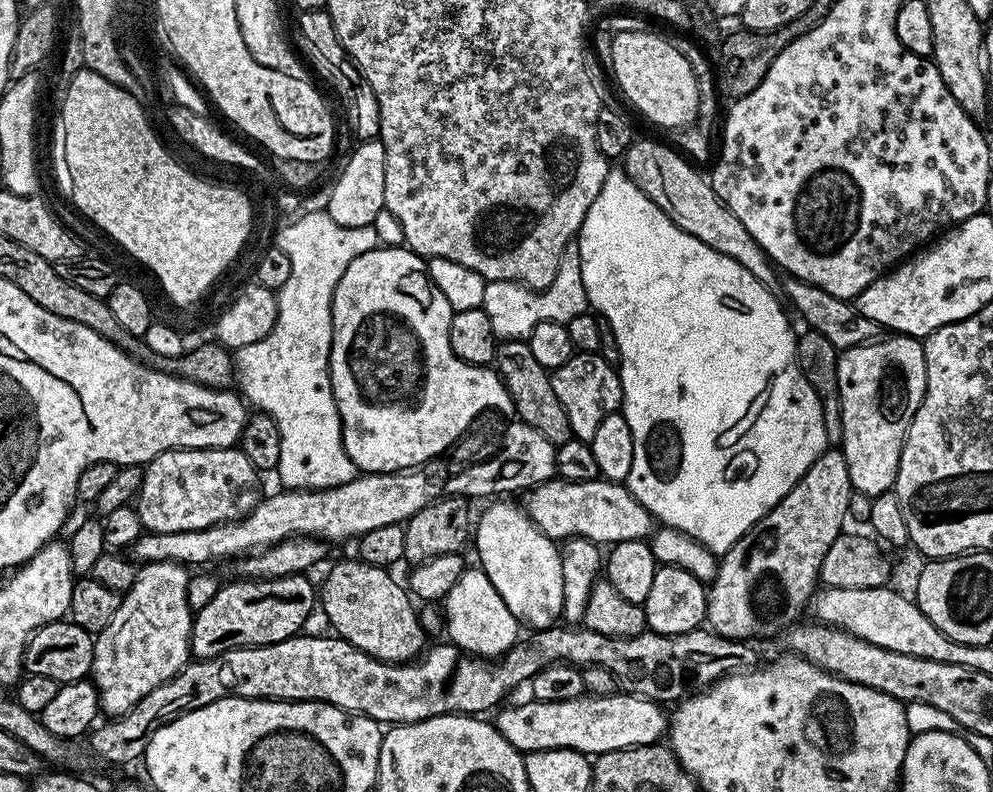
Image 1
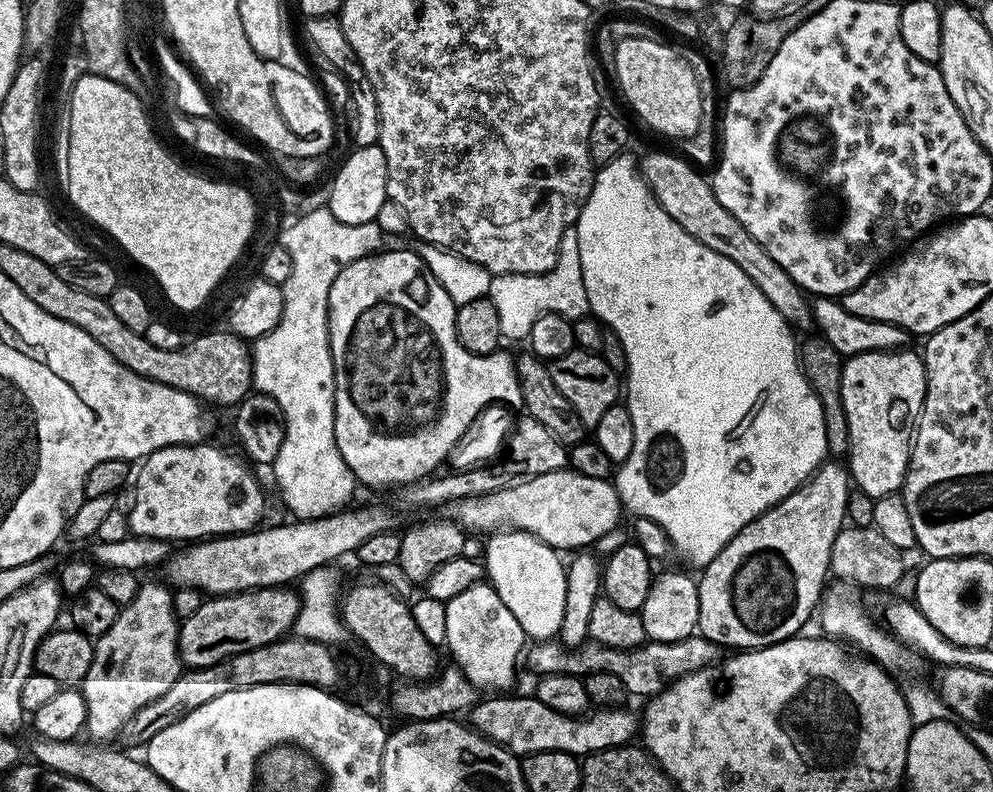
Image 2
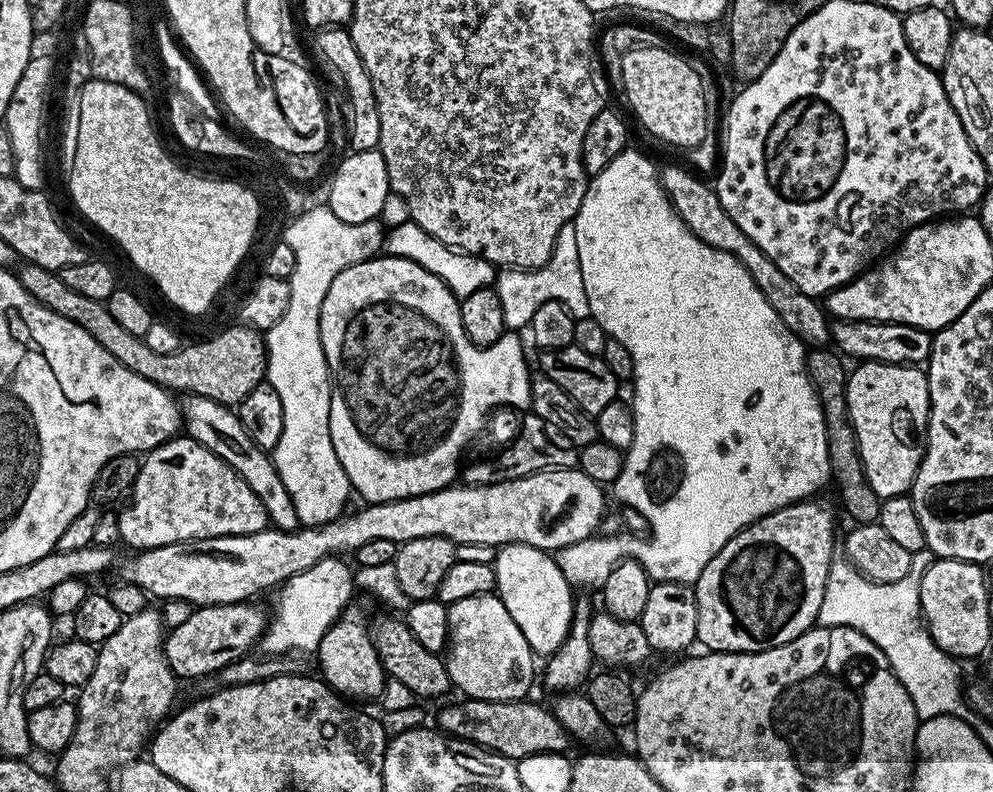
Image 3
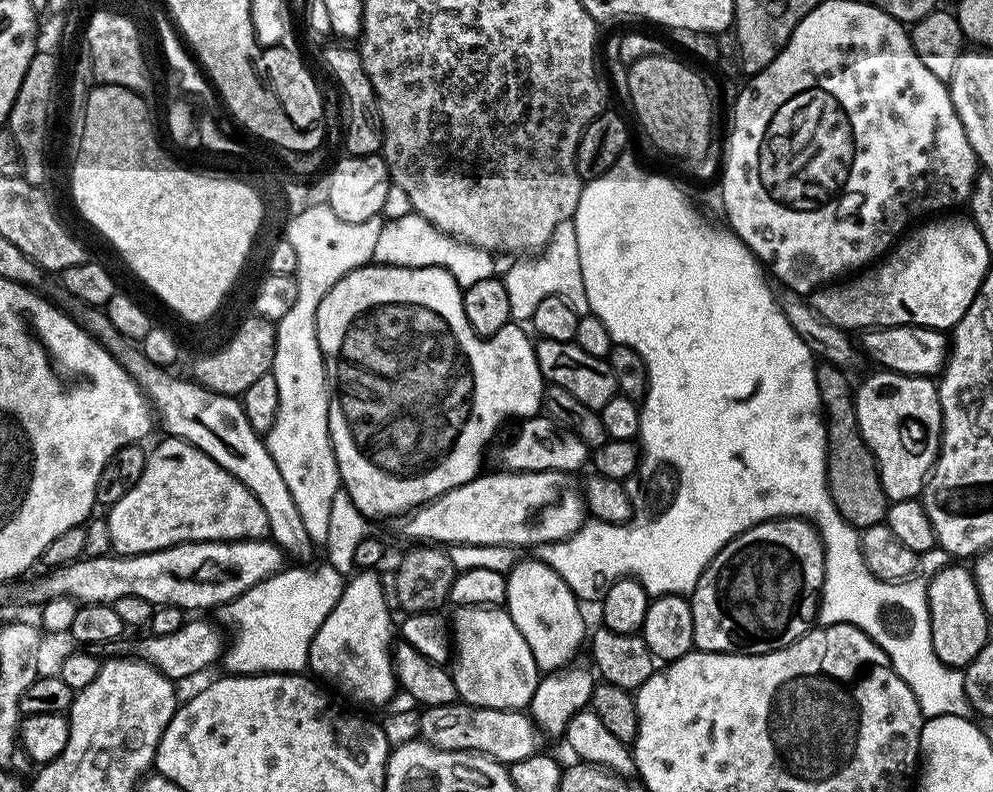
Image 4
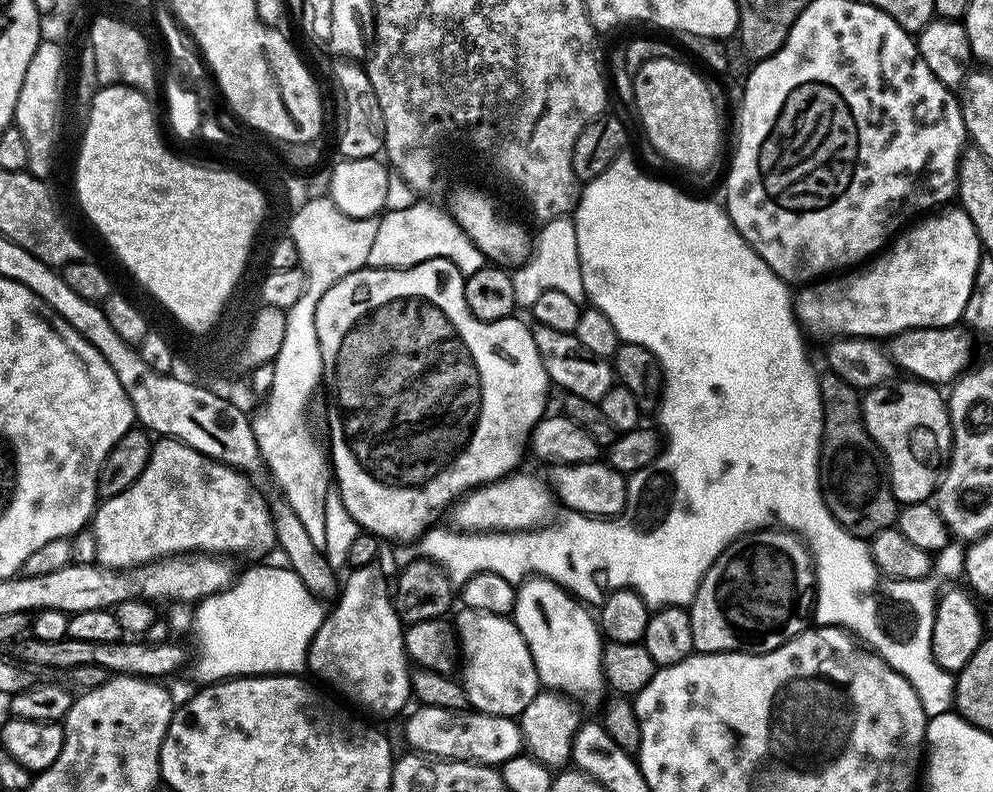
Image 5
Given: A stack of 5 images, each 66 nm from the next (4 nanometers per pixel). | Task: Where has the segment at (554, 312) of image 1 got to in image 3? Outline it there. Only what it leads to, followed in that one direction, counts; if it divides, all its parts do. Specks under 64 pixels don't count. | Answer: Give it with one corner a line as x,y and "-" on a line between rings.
575,223
562,226
547,264
535,269
501,269
497,273
494,289
502,304
504,325
510,330
525,329
538,306
548,301
564,303
577,320
590,316
592,312
586,296
586,286
583,285

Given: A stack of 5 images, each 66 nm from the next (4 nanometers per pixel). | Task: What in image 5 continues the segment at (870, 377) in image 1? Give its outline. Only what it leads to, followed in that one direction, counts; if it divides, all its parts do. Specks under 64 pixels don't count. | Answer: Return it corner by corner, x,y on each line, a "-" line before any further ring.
900,378
891,384
867,389
864,402
864,425
883,452
886,471
892,482
892,493
901,505
928,500
940,484
940,477
952,455
952,423
948,417
946,396
937,385
925,384
915,378

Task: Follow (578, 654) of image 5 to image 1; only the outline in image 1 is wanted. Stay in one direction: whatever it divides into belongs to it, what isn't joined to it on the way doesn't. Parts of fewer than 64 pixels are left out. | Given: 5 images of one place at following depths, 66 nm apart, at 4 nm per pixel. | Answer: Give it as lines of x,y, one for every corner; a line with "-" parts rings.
492,502
474,524
474,544
476,540
476,552
480,555
479,567
489,576
495,590
506,606
510,608
510,614
521,625
529,624
529,629
539,630
553,627
561,619
564,611
564,599
562,598
562,562
560,561
560,549
557,541
551,540
528,517
523,507
512,504
500,504
504,502

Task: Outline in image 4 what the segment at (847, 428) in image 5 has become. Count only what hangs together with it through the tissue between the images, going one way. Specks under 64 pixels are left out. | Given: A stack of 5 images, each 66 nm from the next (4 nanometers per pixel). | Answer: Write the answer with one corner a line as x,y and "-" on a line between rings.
830,363
816,365
816,381
820,395
820,407
826,421
828,437
828,489
834,506
846,518
846,522
857,530
865,530
875,524
885,523
889,498
882,490
880,470
868,444
862,438
856,421
856,398
853,381
848,381
849,373
843,368
836,368

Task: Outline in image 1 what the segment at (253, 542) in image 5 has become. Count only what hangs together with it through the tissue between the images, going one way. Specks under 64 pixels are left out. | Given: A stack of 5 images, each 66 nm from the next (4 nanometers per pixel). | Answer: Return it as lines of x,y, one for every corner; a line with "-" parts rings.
239,447
175,448
160,452
143,469
144,481
134,501
145,530
174,534
229,524
252,511
262,499
261,473

